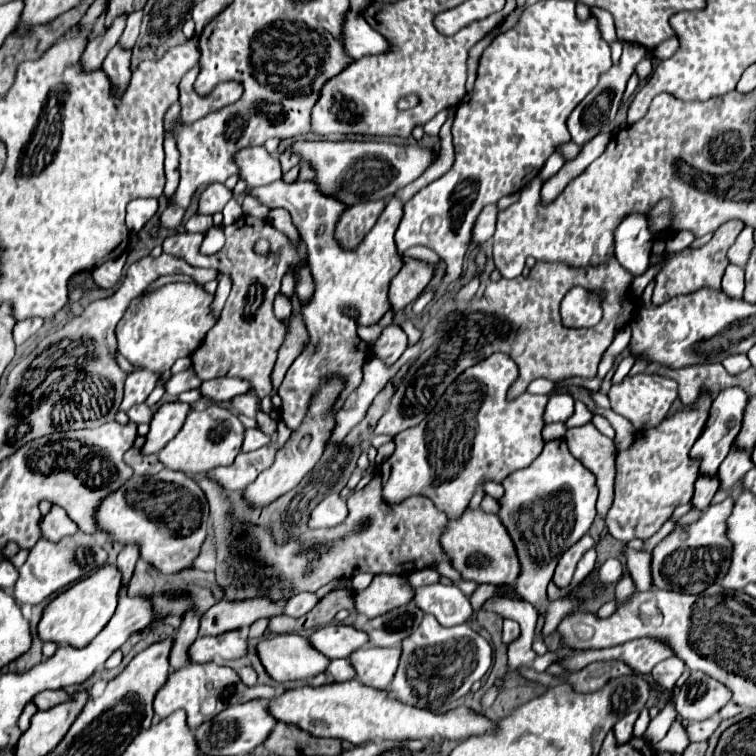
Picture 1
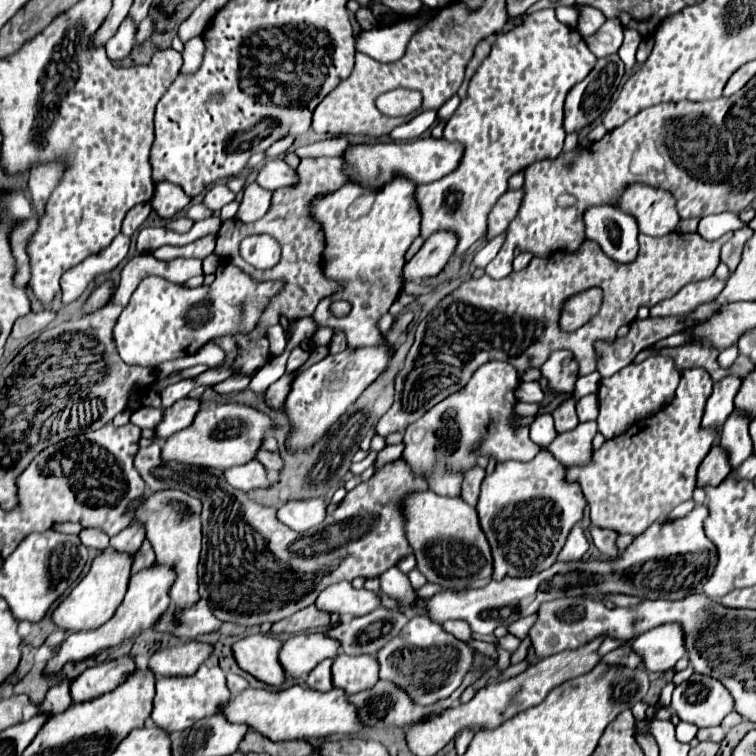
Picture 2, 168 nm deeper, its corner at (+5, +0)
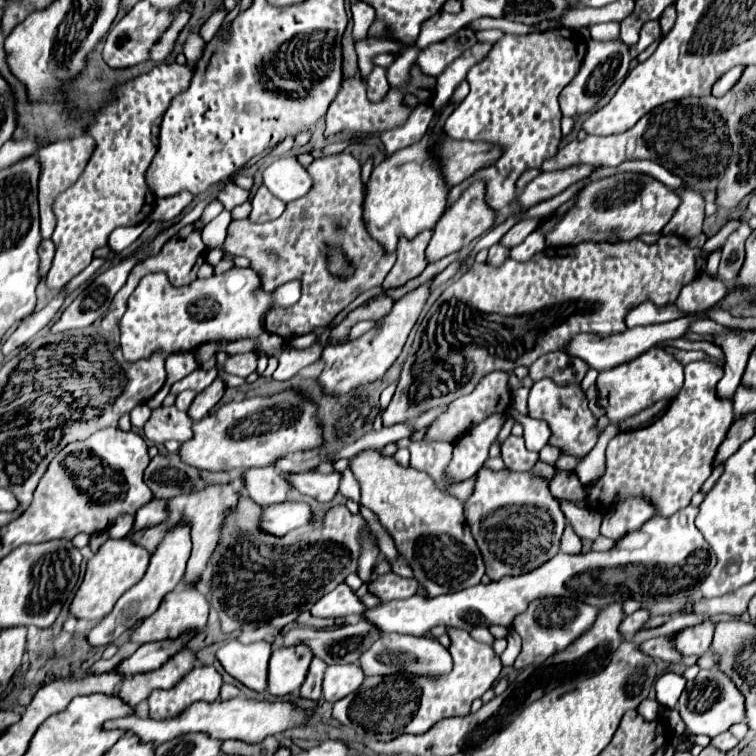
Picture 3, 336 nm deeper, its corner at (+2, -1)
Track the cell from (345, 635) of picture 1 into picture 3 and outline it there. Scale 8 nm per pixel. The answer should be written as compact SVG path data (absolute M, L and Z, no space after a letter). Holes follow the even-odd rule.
M304 645L274 649L268 663L266 691L274 697L284 697L292 691L298 691L300 685L304 683L310 661L312 653Z

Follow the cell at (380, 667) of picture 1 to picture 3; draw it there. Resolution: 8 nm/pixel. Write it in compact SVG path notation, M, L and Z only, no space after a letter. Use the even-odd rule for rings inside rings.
M332 665L324 673L322 683L322 699L324 701L338 701L350 693L354 693L364 681L364 673L358 665Z

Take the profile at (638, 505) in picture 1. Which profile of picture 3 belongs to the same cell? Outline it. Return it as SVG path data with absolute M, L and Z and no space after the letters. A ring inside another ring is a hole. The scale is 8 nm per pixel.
M692 361L684 367L684 387L682 391L676 395L676 399L672 401L670 409L666 411L664 417L660 417L658 421L654 421L648 427L636 429L636 431L624 431L618 433L606 449L606 473L594 481L588 487L580 487L580 481L576 479L574 473L570 471L556 471L554 479L550 483L550 493L558 499L568 499L568 501L584 501L592 507L604 507L608 509L612 505L612 501L622 501L626 497L646 497L652 503L656 503L660 515L668 517L674 515L678 509L684 509L690 505L690 499L694 497L694 493L700 491L702 483L710 477L712 473L712 465L714 465L714 457L716 451L720 447L720 443L724 441L732 421L734 421L734 409L732 409L732 401L730 399L720 399L716 395L716 383L722 377L722 367L710 361Z

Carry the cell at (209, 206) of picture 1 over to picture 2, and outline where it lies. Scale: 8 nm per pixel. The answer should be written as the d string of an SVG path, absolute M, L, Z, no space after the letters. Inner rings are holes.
M215 184L203 198L203 206L209 208L209 210L221 210L225 204L233 202L235 200L235 194L225 186L225 184Z

